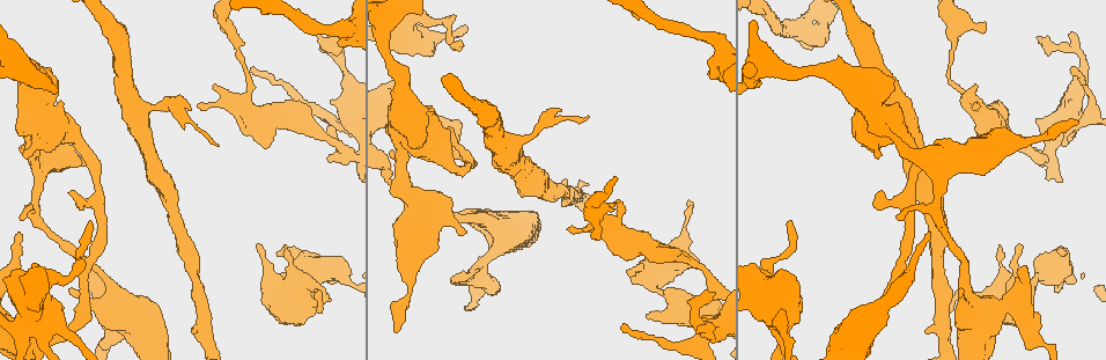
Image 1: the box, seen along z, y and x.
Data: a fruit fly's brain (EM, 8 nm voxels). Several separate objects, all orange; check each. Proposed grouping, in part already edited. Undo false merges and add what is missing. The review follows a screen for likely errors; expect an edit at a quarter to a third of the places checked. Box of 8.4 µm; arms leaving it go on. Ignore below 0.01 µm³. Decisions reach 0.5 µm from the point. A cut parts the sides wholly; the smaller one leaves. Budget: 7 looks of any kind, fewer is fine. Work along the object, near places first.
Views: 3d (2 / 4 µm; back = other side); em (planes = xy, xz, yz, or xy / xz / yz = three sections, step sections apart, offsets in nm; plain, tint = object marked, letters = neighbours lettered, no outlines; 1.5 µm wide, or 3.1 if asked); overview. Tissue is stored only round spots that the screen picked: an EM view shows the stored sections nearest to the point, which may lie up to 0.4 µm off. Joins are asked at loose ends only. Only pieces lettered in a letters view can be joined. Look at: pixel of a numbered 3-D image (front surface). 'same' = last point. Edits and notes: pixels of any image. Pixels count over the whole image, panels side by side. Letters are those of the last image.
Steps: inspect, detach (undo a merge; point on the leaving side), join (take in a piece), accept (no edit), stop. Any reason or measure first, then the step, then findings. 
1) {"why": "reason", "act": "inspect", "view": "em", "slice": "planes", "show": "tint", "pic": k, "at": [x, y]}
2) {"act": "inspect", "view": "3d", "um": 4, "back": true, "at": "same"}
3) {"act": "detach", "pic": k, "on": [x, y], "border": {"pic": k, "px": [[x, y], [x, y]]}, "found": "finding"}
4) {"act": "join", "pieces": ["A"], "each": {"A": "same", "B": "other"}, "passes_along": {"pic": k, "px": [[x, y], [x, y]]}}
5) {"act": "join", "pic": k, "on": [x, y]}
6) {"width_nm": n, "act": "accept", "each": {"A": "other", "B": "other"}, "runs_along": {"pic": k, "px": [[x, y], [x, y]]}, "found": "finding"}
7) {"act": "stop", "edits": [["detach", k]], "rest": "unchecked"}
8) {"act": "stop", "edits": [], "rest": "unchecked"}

{"why": "sharp bend", "act": "inspect", "view": "3d", "um": 2, "pic": 1, "at": [718, 75]}

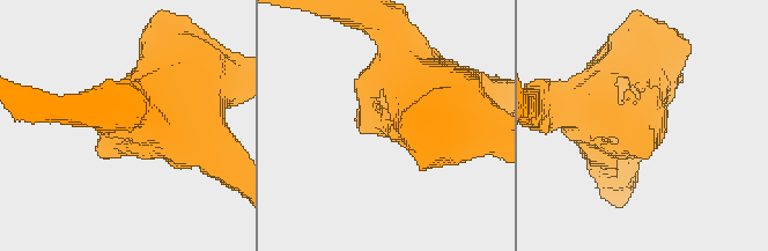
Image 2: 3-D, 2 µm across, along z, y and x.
{"act": "inspect", "view": "em", "slice": "yz", "step": 8, "show": "letters", "pic": 2, "at": [380, 119]}

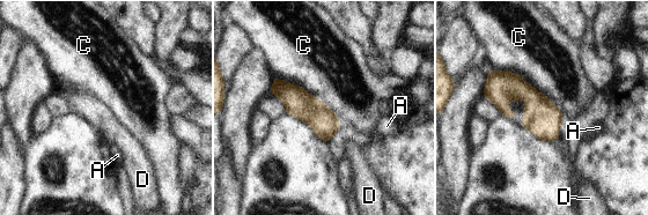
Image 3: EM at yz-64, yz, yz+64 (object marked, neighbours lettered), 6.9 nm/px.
{"act": "accept", "each": {"A": "other", "C": "other", "D": "other"}, "found": "all the same neuron"}

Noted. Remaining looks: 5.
{"why": "free end", "act": "inspect", "view": "em", "slice": "planes", "show": "letters", "pic": 1, "at": [715, 293]}

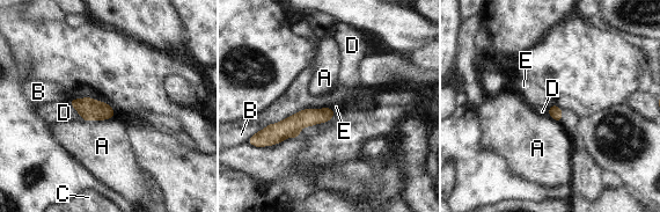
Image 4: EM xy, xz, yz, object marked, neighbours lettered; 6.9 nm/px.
{"longest_contact_nm": ["D", 460], "act": "accept", "each": {"A": "other", "B": "other", "C": "other", "D": "other", "E": "other"}, "runs_along": {"pic": 4, "px": [[330, 112], [270, 130]]}, "found": "no lettered piece goes on from it"}

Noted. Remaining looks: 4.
{"why": "branch stops here", "act": "inspect", "view": "3d", "um": 4, "pic": 1, "at": [91, 221]}

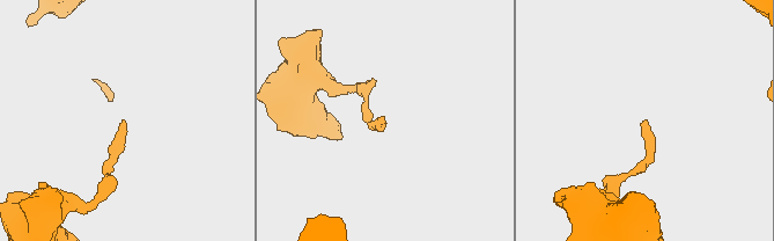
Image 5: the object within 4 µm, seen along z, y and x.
{"why": "now the EM", "act": "inspect", "view": "em", "slice": "yz", "step": 8, "show": "letters", "pic": 5, "at": [382, 119]}

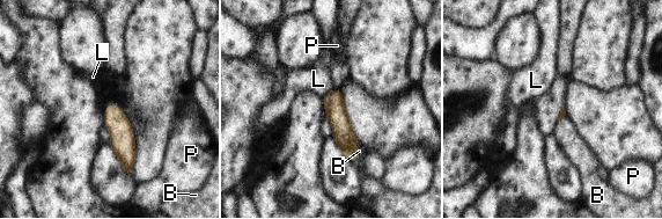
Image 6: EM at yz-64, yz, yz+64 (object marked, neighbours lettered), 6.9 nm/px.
{"act": "inspect", "view": "em", "slice": "planes", "show": "letters", "at": "same"}

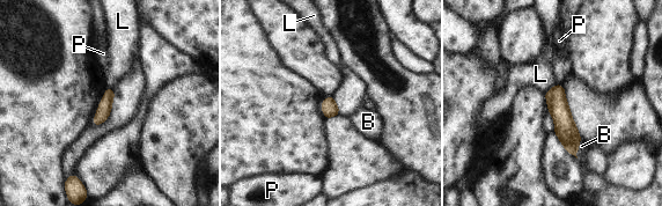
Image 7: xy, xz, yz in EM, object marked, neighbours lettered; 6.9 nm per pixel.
{"act": "accept", "each": {"B": "other", "L": "other", "P": "other"}, "runs_along": {"pic": 7, "px": [[558, 87], [558, 108], [573, 151]]}, "found": "none of them fits"}

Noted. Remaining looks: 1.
{"act": "stop", "edits": [], "rest": "unchecked"}

